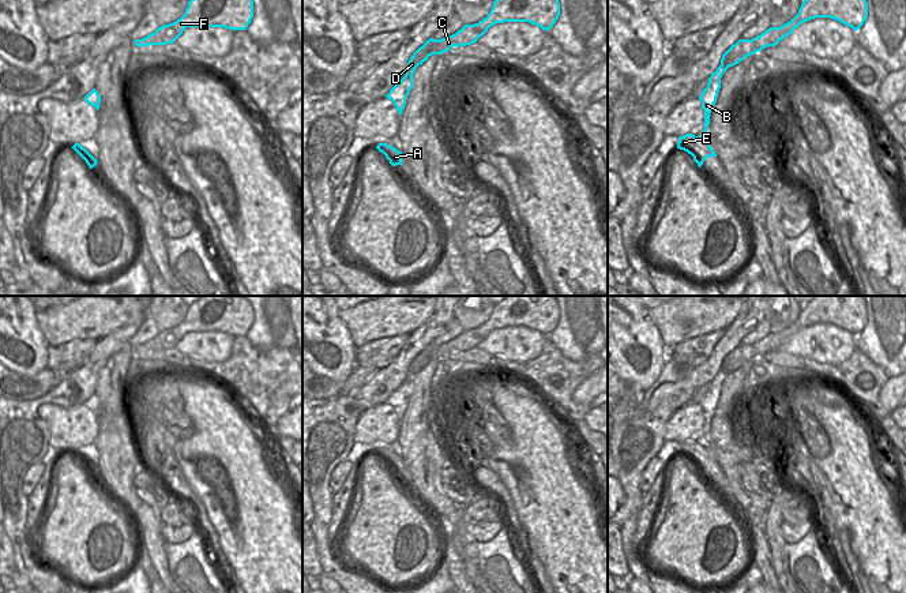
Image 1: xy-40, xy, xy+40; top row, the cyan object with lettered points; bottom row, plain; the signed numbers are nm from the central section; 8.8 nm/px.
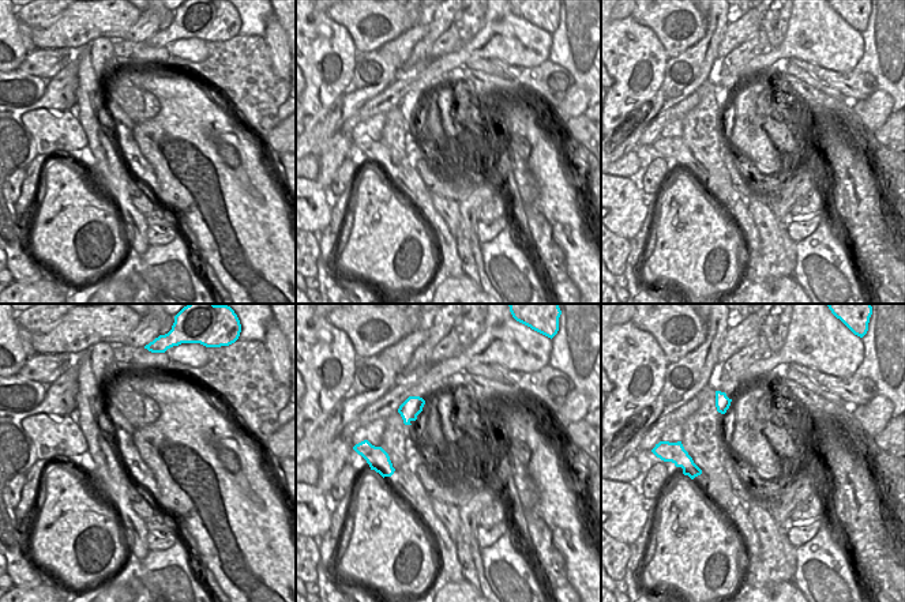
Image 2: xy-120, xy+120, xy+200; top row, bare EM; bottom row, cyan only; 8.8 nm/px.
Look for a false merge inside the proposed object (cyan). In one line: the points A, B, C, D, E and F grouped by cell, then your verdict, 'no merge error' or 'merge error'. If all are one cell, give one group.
groups A B E / C D F; merge error

